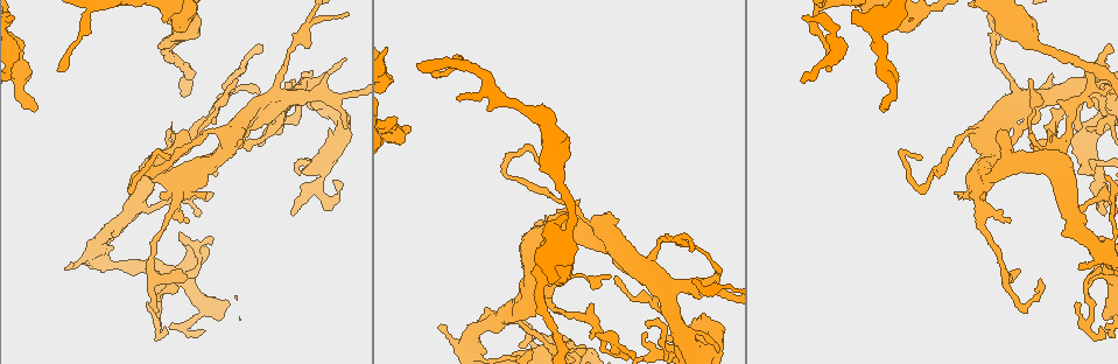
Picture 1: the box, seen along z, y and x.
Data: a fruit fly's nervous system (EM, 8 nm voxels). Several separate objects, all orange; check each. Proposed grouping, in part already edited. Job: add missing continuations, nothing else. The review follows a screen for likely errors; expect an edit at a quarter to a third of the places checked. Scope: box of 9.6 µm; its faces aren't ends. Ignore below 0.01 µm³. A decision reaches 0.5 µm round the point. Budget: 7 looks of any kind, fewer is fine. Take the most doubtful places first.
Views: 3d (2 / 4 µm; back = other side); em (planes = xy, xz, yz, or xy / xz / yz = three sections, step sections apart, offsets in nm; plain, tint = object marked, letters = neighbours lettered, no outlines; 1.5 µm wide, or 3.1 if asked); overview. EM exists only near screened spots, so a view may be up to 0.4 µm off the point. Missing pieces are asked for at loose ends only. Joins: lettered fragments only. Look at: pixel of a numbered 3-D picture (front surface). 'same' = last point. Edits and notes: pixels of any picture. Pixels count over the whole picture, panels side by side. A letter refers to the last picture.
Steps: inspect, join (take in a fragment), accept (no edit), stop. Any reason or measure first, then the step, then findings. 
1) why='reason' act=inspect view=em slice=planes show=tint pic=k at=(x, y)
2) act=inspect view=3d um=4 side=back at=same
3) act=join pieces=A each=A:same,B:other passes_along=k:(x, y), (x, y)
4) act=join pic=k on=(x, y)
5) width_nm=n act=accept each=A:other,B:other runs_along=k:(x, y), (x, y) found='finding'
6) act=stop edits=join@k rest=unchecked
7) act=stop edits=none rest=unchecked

act=inspect view=3d um=4 pic=1 at=(161, 194)

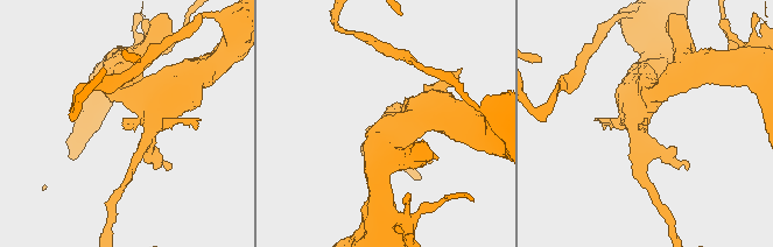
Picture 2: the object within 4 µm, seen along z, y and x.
why='shape alone is not enough' act=inspect view=em slice=planes show=tint pic=2 at=(125, 122)

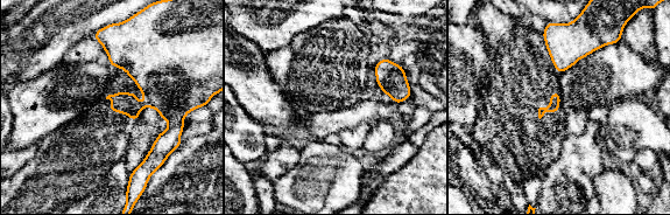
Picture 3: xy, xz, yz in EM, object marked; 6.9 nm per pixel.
act=inspect view=em slice=planes show=letters at=same

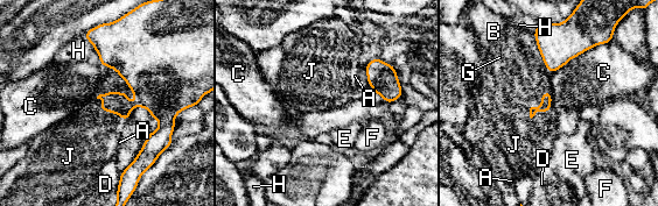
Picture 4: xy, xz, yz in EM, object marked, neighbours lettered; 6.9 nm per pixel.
longest_contact=C:420nm act=accept each=A:other,B:other,C:other,D:other,E:other,F:other,G:other,H:other,J:other found='none of them fits'

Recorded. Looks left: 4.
why='branch stops here' act=inspect view=em slice=planes show=letters pic=1 at=(434, 74)

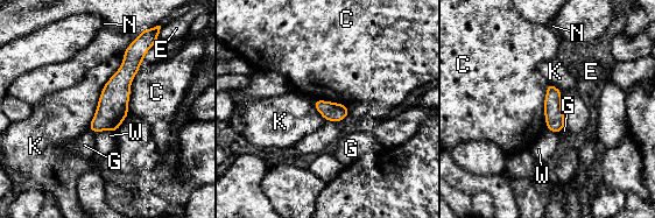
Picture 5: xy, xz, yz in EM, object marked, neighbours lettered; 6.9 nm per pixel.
width_nm=130 act=accept each=C:other,E:other,G:other,K:other,N:other,W:other border=5:(124, 55), (103, 88), (87, 128) found='none of them fits'

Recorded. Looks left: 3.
why='thin end' act=inspect view=em slice=planes show=tint pic=1 at=(1015, 277)

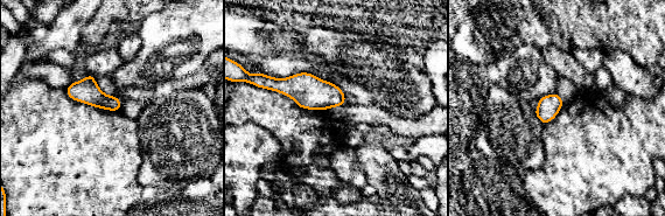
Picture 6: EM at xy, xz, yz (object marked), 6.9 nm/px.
act=inspect view=em slice=planes show=letters at=same

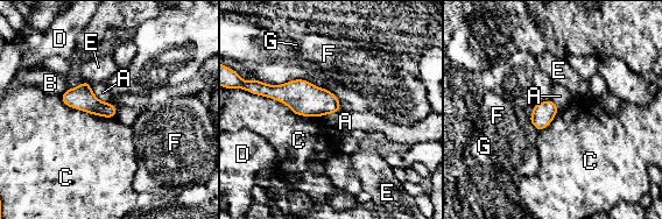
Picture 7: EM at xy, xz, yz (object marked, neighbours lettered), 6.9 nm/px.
act=accept each=A:other,B:other,C:other,D:other,E:other,F:other,G:other border=7:(93, 92), (117, 110) found='no lettered fragment goes on from it'

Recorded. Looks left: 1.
act=stop edits=none rest=unchecked

